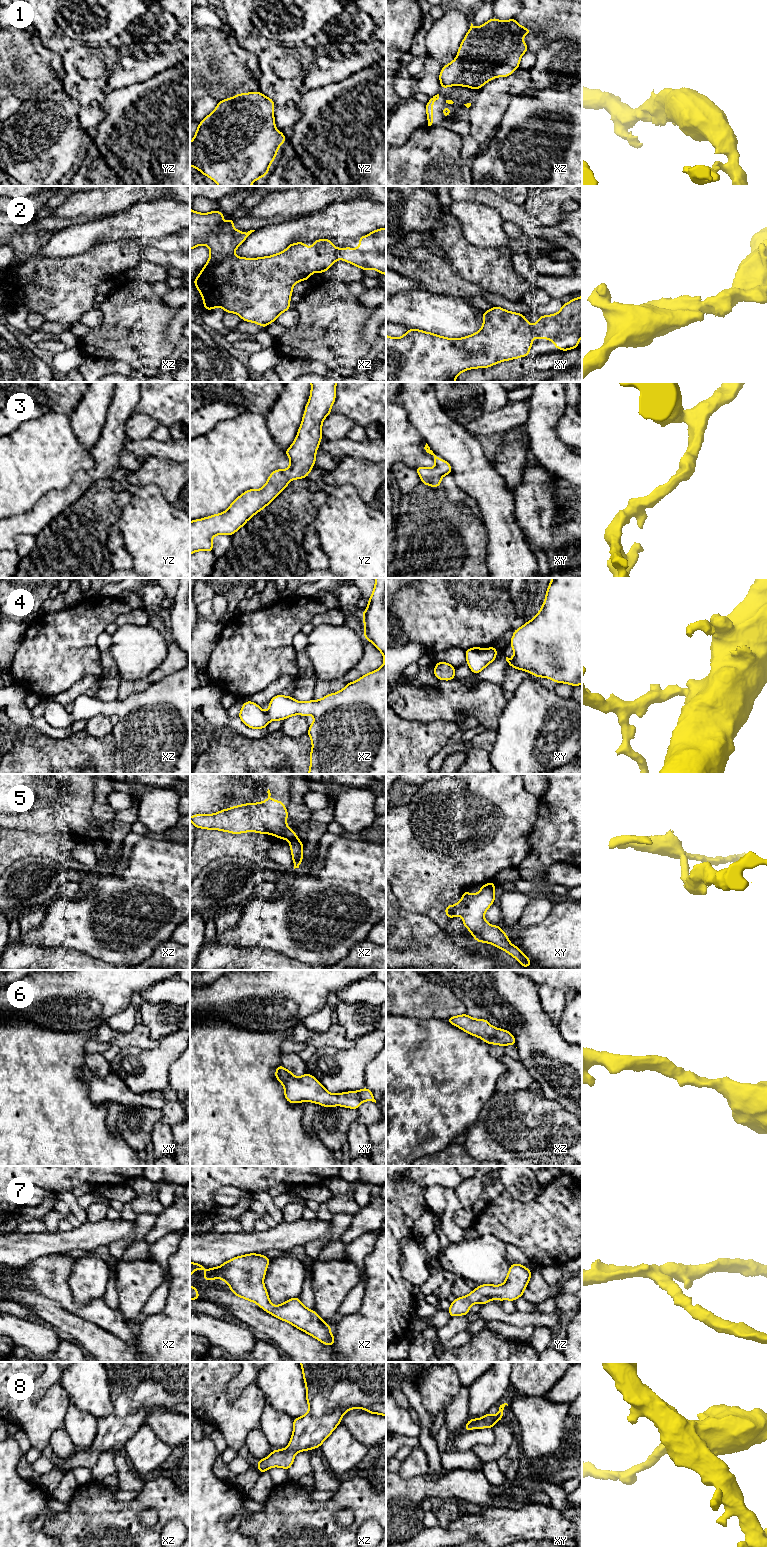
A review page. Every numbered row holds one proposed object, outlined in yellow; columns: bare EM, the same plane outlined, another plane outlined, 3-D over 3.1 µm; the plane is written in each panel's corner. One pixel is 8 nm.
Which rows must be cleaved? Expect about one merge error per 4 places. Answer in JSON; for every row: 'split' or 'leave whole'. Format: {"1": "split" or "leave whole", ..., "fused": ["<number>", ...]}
{"1": "leave whole", "2": "leave whole", "3": "leave whole", "4": "leave whole", "5": "split", "6": "leave whole", "7": "leave whole", "8": "leave whole", "fused": ["5"]}

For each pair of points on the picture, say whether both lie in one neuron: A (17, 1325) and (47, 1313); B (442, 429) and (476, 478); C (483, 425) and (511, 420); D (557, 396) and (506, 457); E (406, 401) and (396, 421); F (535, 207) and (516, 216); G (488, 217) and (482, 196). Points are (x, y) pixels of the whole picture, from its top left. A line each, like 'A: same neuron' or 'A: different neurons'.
A: different neurons
B: same neuron
C: same neuron
D: different neurons
E: different neurons
F: different neurons
G: different neurons

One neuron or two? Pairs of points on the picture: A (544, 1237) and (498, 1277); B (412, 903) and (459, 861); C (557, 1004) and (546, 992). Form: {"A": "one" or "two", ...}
{"A": "two", "B": "one", "C": "one"}

